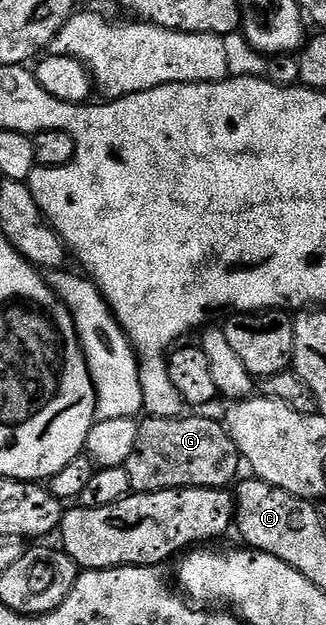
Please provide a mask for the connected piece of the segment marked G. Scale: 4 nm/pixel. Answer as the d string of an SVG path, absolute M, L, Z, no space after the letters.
M191 415L170 419L145 416L140 421L138 439L134 442L134 451L130 451L126 468L133 490L138 493L167 489L222 489L231 486L241 476L242 458L228 430L217 418L215 421L212 417Z

